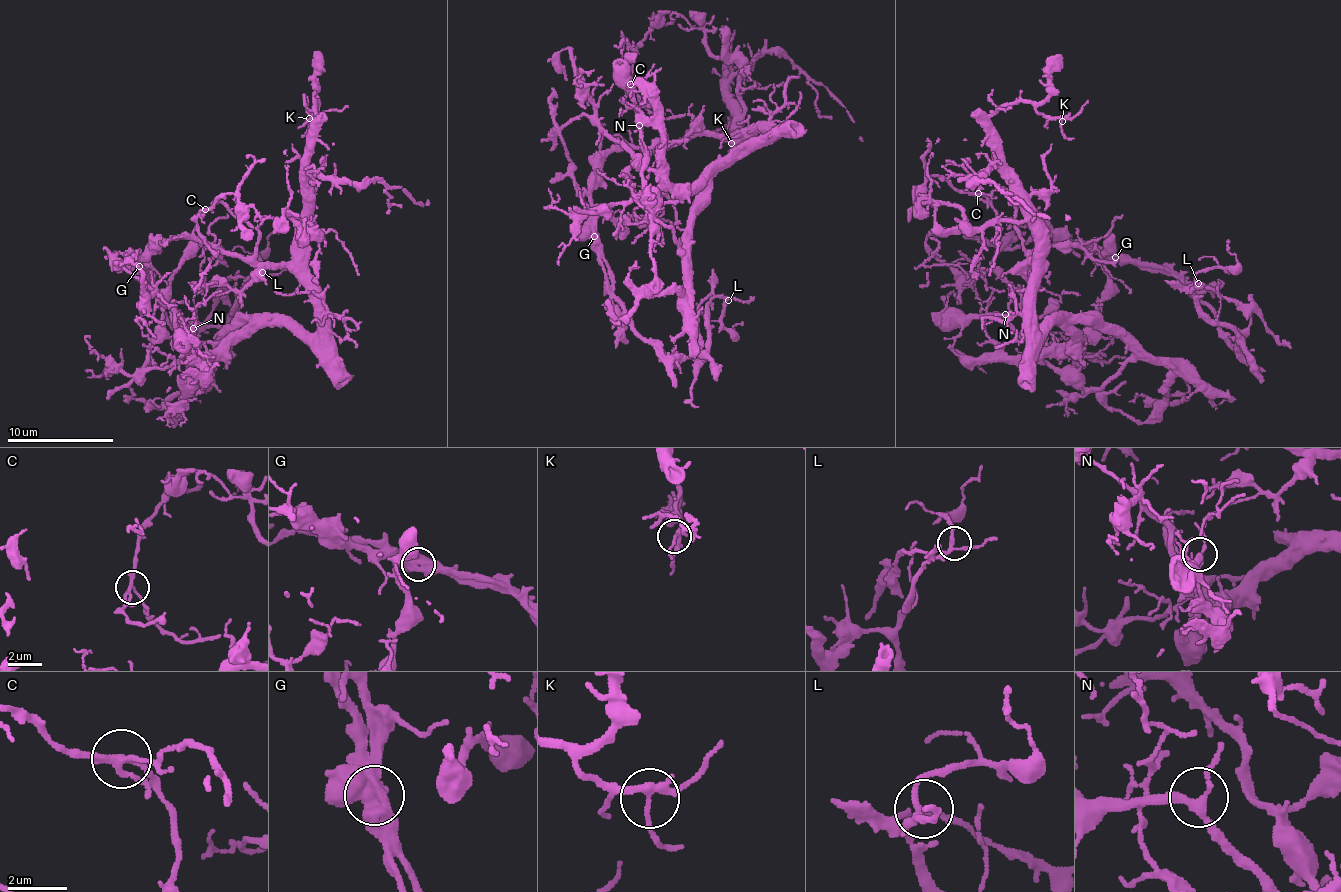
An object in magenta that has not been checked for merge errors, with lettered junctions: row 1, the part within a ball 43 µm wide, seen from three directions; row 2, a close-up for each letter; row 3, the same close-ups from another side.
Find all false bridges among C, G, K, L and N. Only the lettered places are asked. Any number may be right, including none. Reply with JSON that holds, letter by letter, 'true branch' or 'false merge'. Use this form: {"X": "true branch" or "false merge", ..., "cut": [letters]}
{"C": "false merge", "G": "false merge", "K": "true branch", "L": "true branch", "N": "true branch", "cut": ["C", "G"]}

